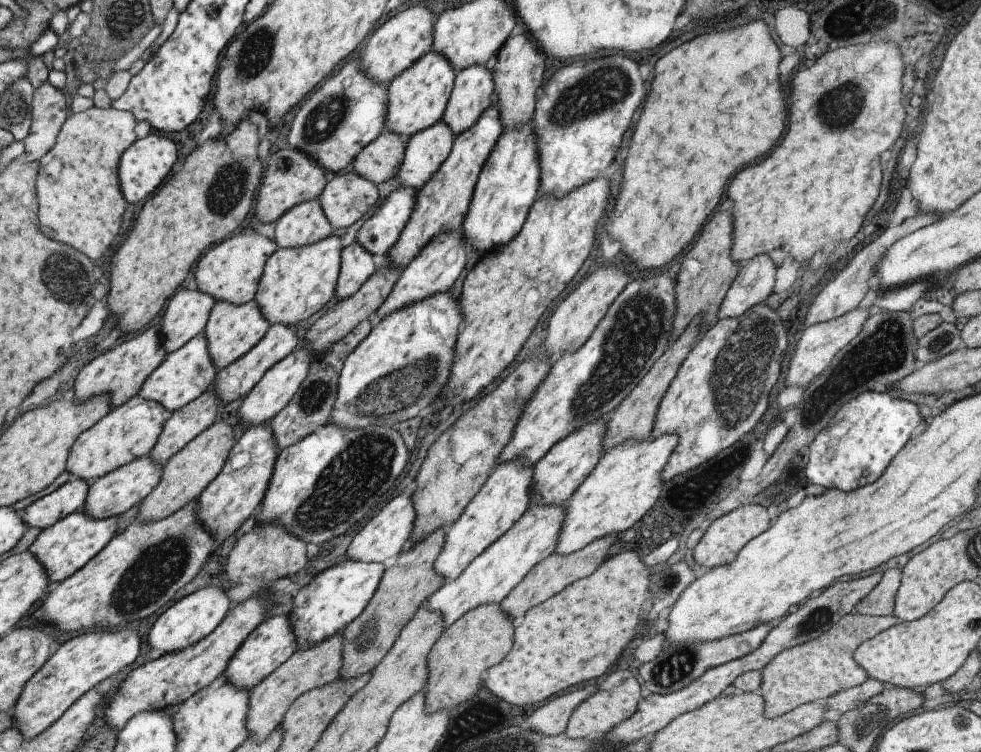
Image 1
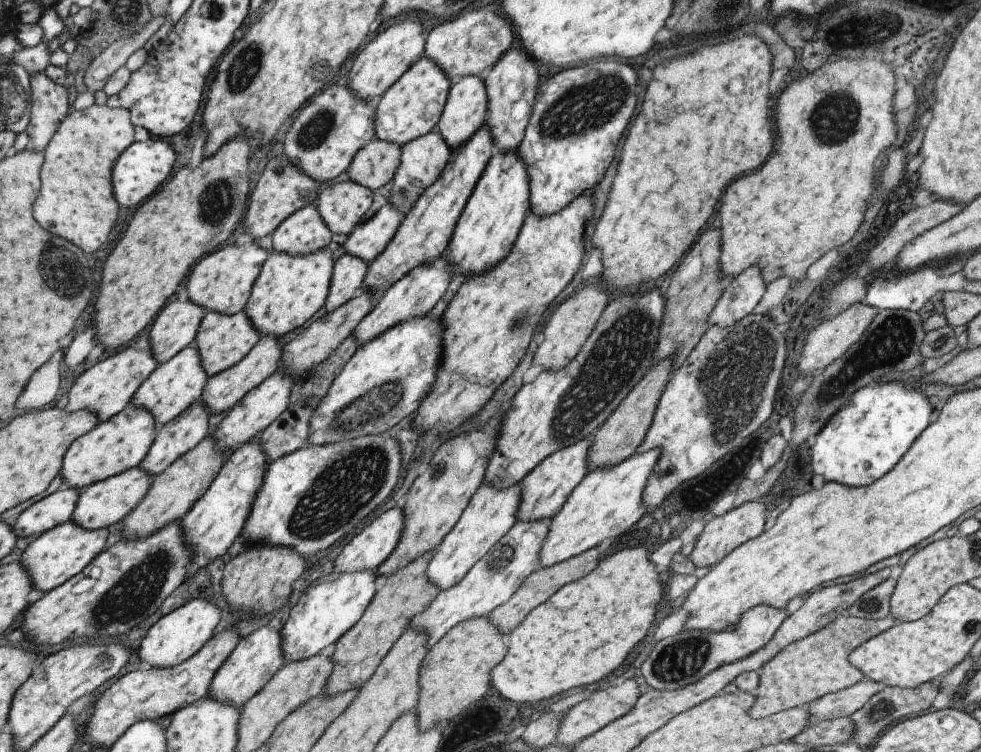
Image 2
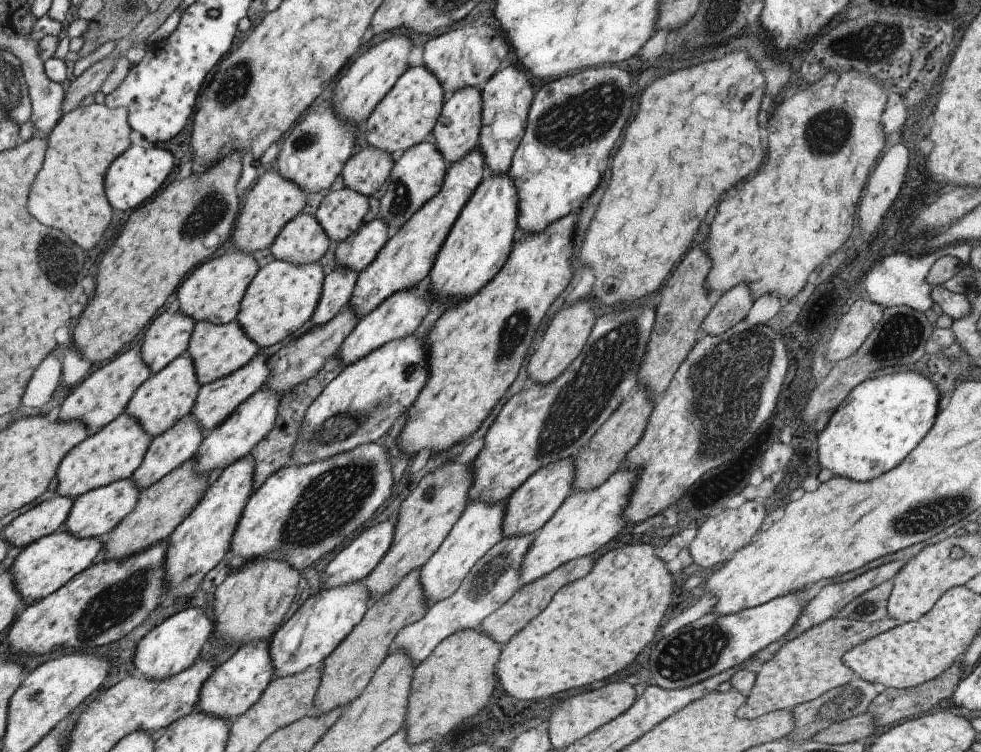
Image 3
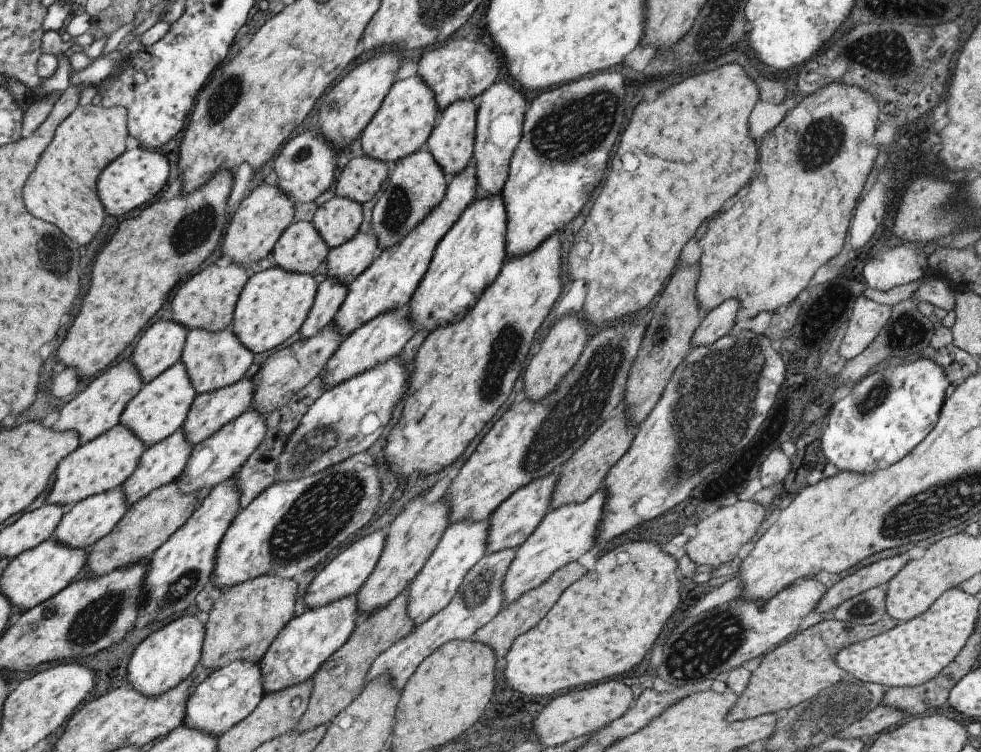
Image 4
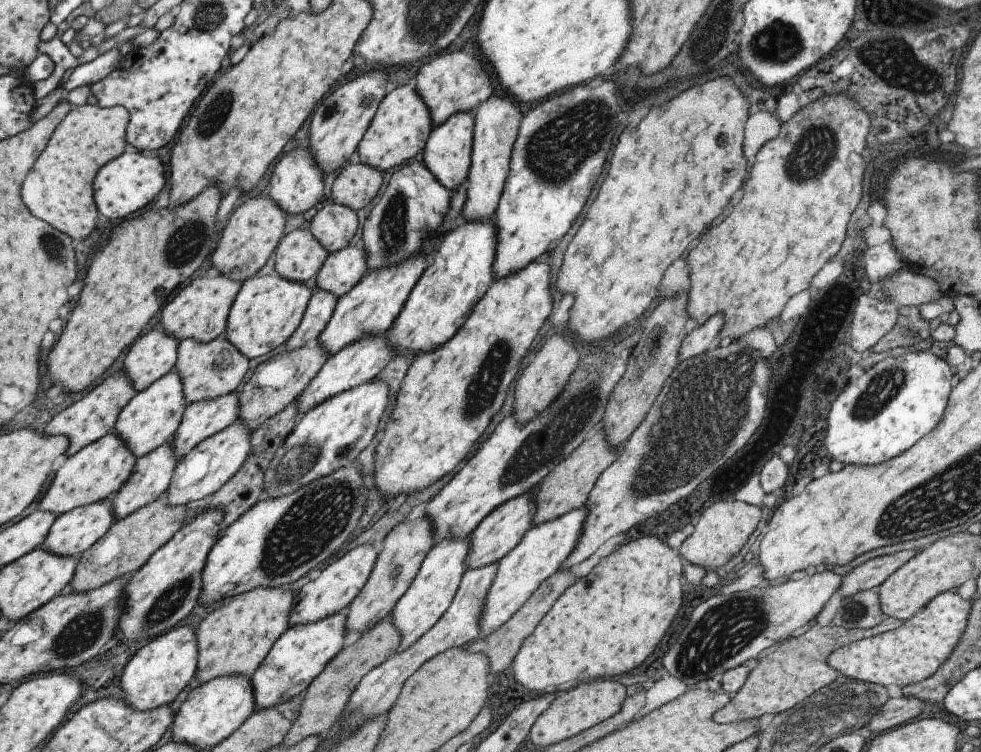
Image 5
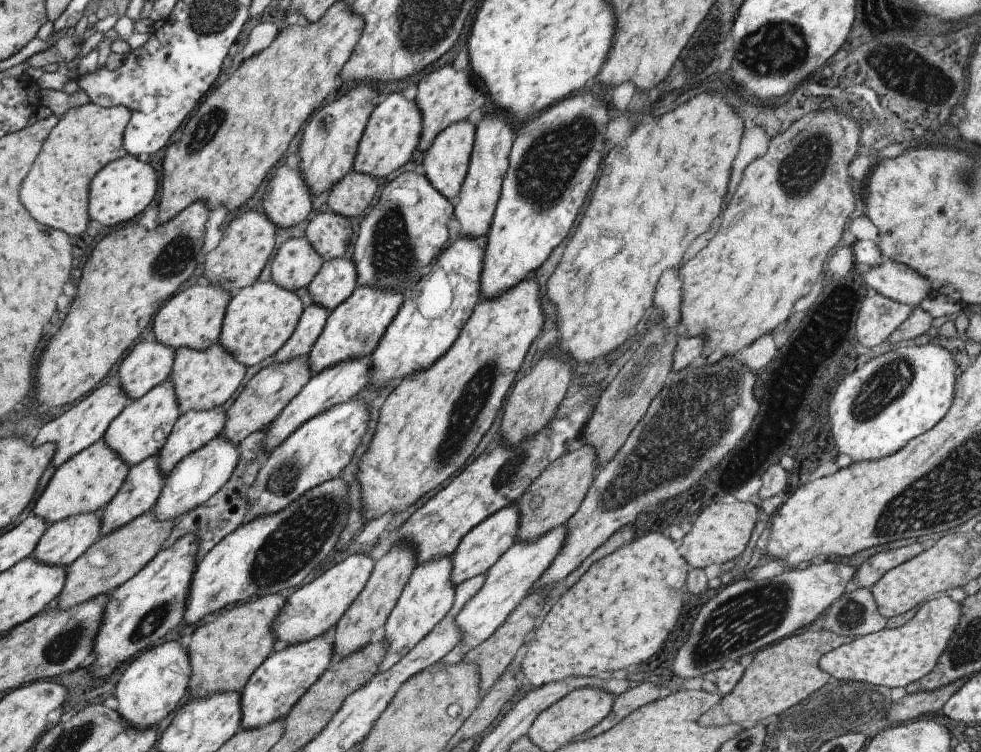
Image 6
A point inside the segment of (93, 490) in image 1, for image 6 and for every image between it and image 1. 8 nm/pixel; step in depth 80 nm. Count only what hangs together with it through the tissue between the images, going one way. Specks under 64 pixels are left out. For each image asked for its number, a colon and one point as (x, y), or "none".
2: (103, 503)
3: (93, 514)
4: (85, 522)
5: (72, 532)
6: (61, 543)

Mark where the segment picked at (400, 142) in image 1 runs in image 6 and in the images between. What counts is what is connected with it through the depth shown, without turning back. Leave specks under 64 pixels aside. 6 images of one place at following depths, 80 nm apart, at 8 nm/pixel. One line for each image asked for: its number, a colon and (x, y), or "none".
2: (374, 164)
3: (363, 173)
4: (359, 179)
5: (355, 186)
6: (349, 196)

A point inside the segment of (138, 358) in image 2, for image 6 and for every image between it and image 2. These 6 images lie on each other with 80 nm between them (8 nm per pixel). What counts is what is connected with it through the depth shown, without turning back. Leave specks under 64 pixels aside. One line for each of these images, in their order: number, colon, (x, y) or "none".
3: (101, 396)
4: (95, 409)
5: (91, 417)
6: (84, 423)

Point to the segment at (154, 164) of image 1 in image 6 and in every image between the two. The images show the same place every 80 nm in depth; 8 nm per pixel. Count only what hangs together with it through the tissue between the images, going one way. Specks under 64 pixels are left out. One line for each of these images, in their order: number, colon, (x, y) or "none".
2: (142, 166)
3: (134, 177)
4: (135, 176)
5: (122, 186)
6: (117, 192)

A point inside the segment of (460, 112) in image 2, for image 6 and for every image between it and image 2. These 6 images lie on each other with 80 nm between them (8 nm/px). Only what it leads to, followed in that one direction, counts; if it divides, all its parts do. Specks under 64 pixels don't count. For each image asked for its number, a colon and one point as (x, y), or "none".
3: (455, 133)
4: (450, 143)
5: (446, 153)
6: (444, 164)

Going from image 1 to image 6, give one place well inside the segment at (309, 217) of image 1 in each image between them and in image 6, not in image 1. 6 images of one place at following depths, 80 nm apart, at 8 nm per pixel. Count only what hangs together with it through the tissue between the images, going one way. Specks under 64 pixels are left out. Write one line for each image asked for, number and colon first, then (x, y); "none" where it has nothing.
2: (303, 232)
3: (301, 241)
4: (299, 249)
5: (298, 256)
6: (295, 263)

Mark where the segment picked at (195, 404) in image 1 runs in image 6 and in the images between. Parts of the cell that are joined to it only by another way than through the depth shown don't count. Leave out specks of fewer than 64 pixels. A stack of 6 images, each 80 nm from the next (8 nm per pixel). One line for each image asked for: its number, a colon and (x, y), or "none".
2: (176, 437)
3: (179, 443)
4: (160, 464)
5: (150, 475)
6: (139, 490)

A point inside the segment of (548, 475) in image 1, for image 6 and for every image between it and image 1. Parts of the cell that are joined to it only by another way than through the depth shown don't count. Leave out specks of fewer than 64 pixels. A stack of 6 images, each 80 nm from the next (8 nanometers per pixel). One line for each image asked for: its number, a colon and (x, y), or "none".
2: (543, 490)
3: (527, 508)
4: (512, 521)
5: (502, 528)
6: (475, 552)

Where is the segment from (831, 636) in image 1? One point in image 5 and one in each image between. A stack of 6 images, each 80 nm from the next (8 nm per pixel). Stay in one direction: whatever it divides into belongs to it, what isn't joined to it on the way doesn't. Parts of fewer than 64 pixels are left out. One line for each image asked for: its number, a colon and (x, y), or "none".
2: (814, 665)
3: (809, 665)
4: (801, 666)
5: (796, 667)

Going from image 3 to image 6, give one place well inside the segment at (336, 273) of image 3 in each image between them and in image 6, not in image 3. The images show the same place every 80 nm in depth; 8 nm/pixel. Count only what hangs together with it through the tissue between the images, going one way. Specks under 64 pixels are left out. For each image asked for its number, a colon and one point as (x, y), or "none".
4: (329, 293)
5: (320, 305)
6: (312, 319)

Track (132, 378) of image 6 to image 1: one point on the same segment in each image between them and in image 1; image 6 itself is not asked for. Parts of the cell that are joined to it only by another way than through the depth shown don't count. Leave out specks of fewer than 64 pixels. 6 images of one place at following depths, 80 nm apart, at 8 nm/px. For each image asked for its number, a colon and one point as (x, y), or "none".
1: (185, 315)
2: (174, 328)
3: (166, 337)
4: (158, 348)
5: (151, 356)

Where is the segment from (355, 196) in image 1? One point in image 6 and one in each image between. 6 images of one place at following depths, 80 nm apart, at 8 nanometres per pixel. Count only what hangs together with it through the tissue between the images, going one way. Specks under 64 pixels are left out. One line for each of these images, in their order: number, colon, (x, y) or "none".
2: (341, 206)
3: (340, 213)
4: (337, 220)
5: (333, 226)
6: (328, 233)

